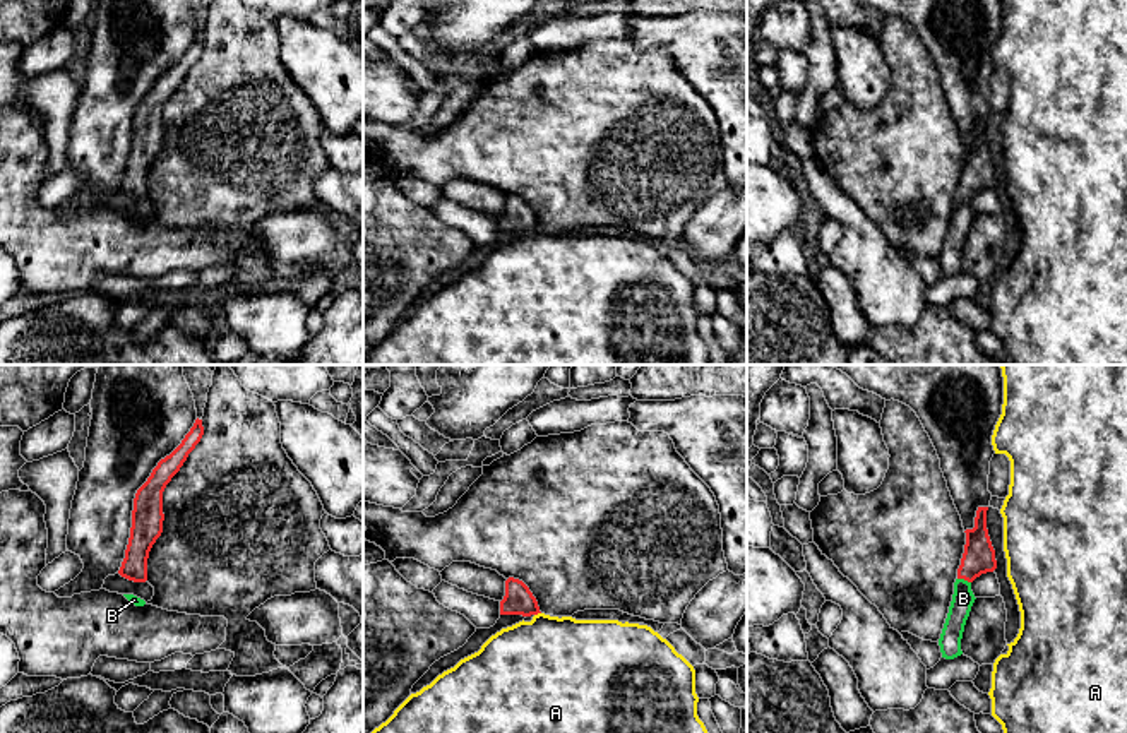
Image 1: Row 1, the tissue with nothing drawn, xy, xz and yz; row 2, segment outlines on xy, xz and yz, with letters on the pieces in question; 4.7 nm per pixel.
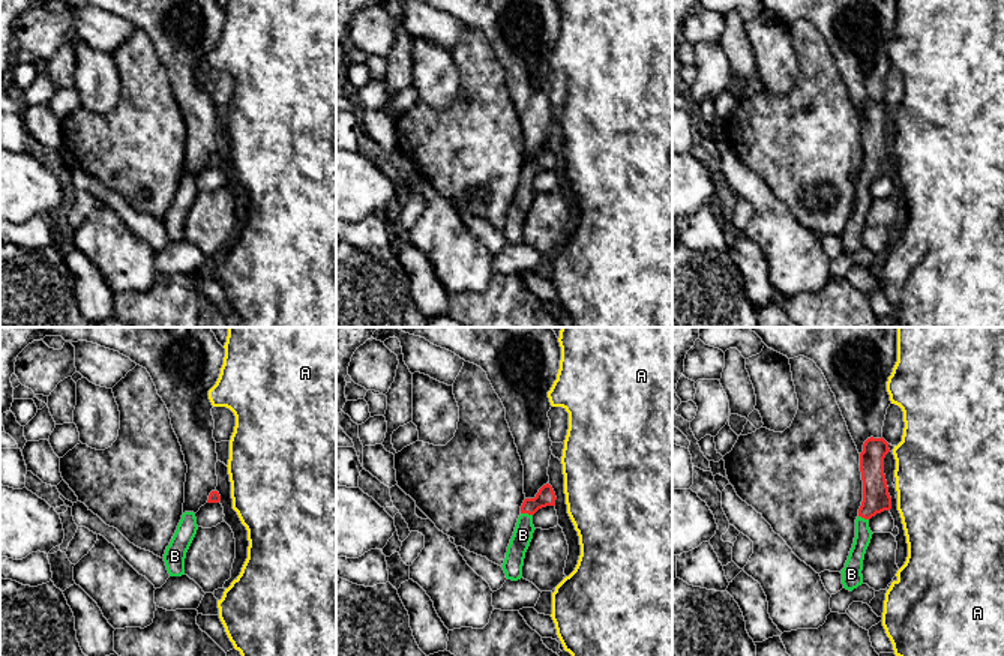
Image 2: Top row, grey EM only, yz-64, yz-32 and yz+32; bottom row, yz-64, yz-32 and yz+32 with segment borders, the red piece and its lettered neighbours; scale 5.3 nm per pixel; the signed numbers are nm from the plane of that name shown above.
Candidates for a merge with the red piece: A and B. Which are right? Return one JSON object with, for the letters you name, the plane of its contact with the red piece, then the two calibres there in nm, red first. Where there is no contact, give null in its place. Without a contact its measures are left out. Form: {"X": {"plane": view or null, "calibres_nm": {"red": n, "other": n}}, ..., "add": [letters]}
{"B": {"plane": "yz", "calibres_nm": {"red": 150, "other": 110}}, "add": ["B"]}

